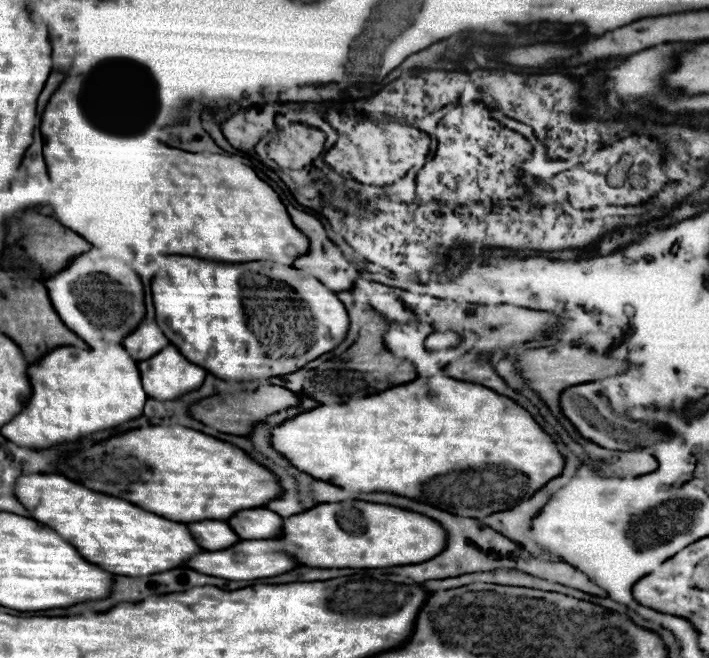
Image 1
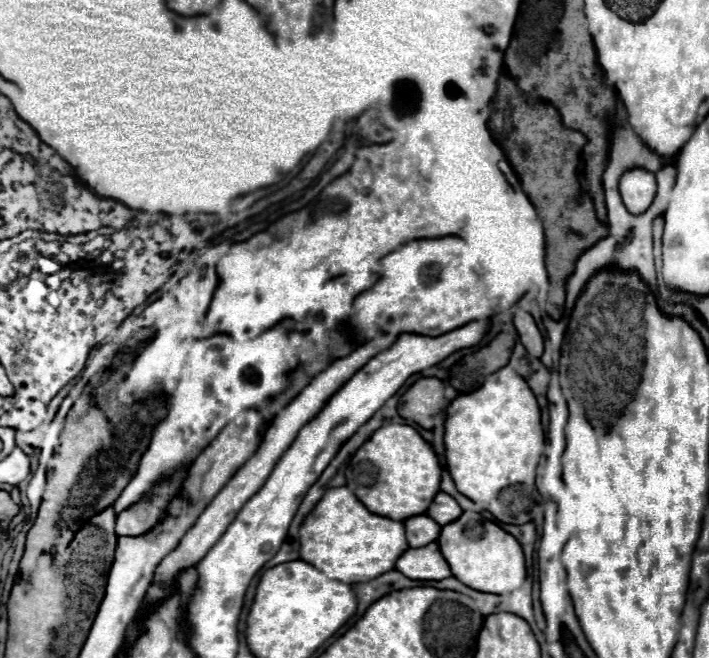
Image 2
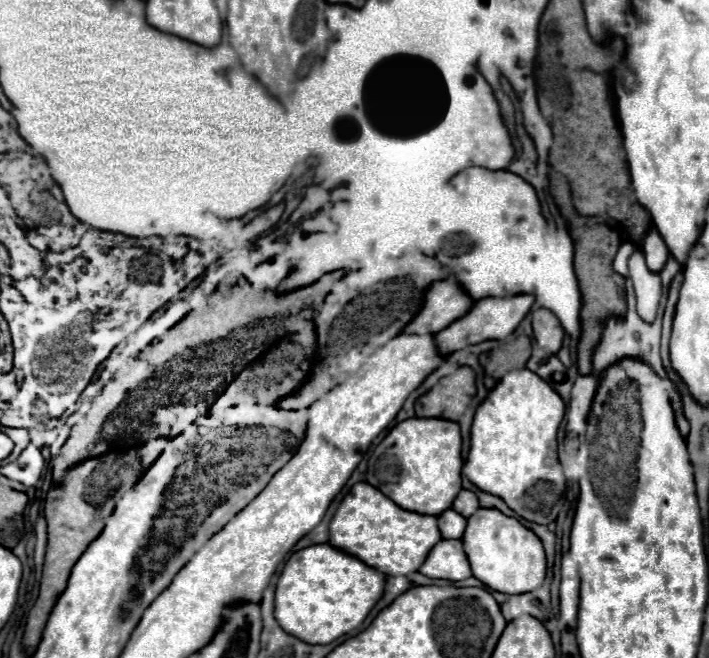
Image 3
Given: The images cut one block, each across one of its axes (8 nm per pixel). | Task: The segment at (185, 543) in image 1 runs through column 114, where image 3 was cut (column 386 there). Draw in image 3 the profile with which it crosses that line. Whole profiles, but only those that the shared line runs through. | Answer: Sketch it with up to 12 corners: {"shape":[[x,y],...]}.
{"shape":[[354,484],[328,544],[388,576],[418,572],[436,518]]}

